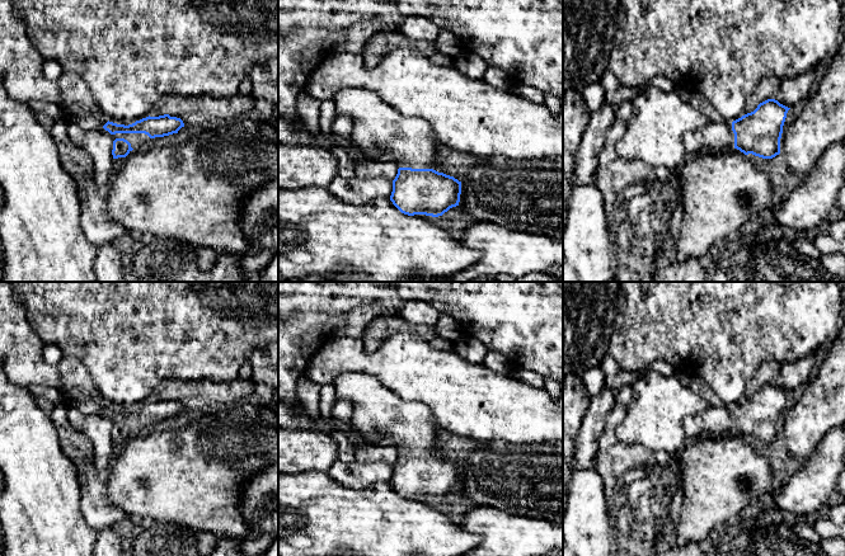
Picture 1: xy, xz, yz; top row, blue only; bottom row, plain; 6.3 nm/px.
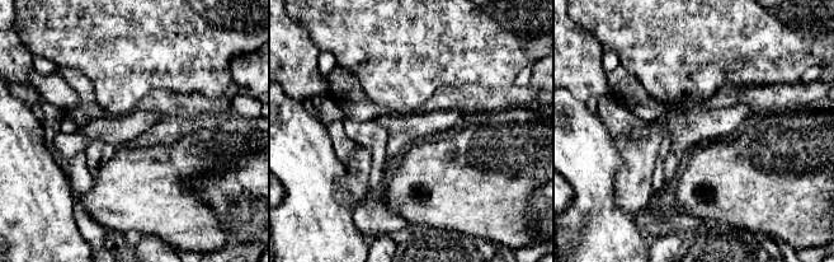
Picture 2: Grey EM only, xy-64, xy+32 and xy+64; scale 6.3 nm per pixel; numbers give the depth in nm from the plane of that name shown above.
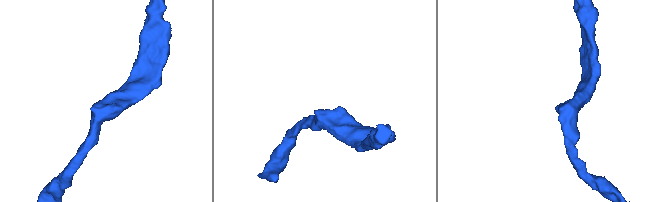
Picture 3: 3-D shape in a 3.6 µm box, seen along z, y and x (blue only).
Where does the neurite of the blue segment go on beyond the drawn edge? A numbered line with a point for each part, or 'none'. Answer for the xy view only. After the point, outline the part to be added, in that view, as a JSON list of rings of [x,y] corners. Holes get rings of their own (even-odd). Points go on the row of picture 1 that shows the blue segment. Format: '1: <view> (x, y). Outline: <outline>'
1: xy (134, 138). Outline: [[[116,133],[112,135],[113,138],[125,138],[131,143],[132,149],[137,149],[139,145],[151,140],[147,135],[145,133]]]

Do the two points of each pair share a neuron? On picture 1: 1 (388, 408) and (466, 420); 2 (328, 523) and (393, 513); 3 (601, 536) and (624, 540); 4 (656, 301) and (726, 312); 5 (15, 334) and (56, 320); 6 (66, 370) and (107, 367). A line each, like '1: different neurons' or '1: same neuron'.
1: different neurons
2: same neuron
3: different neurons
4: same neuron
5: different neurons
6: different neurons

